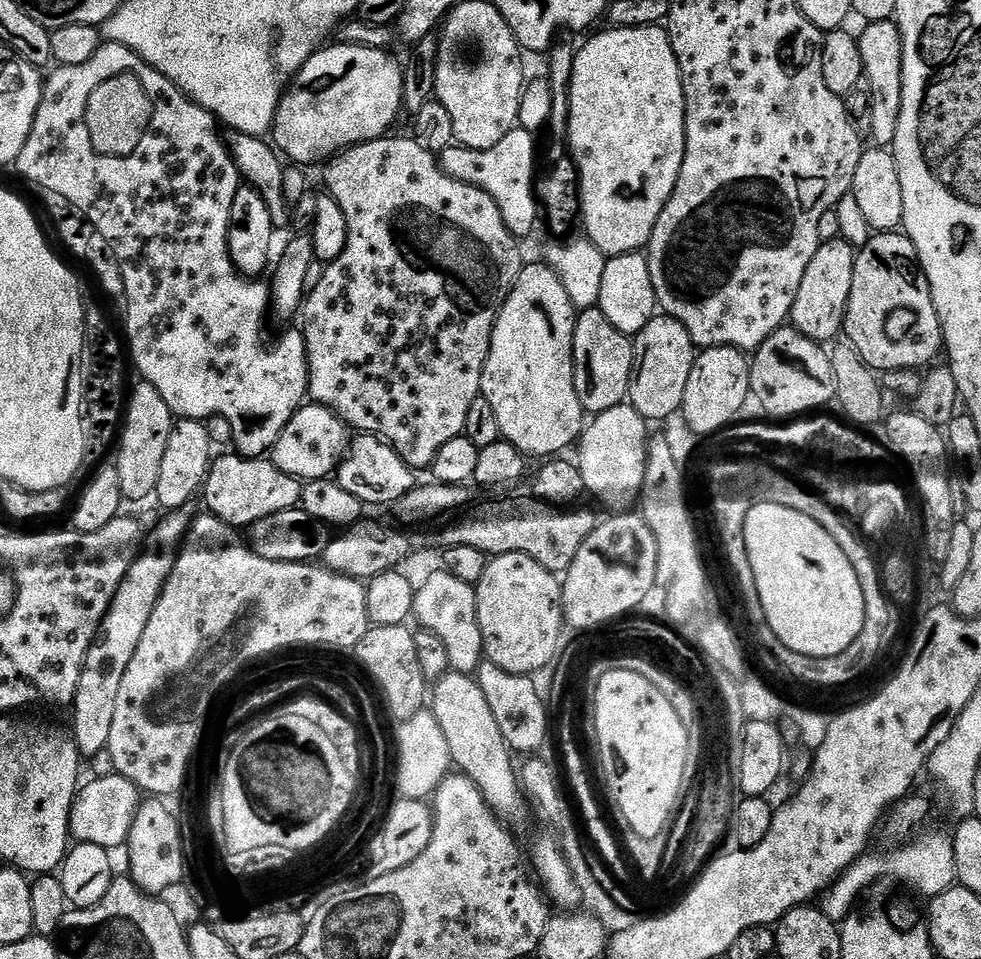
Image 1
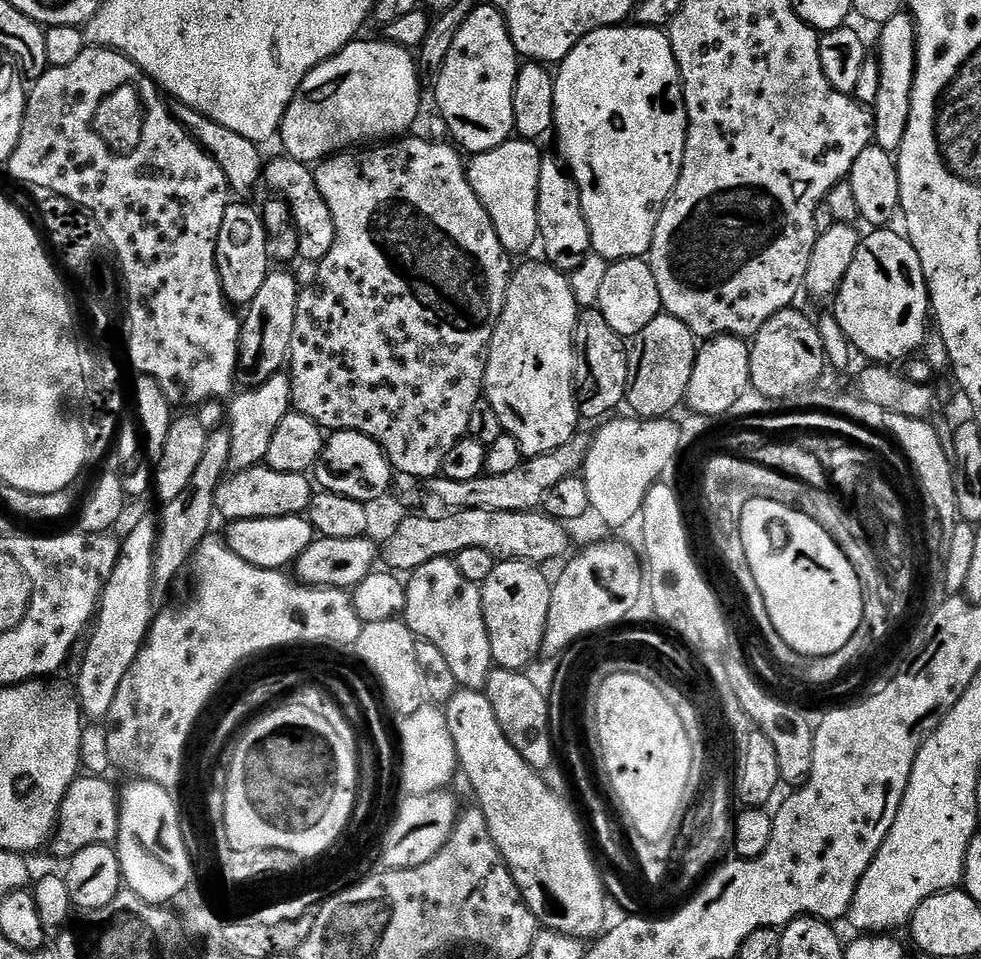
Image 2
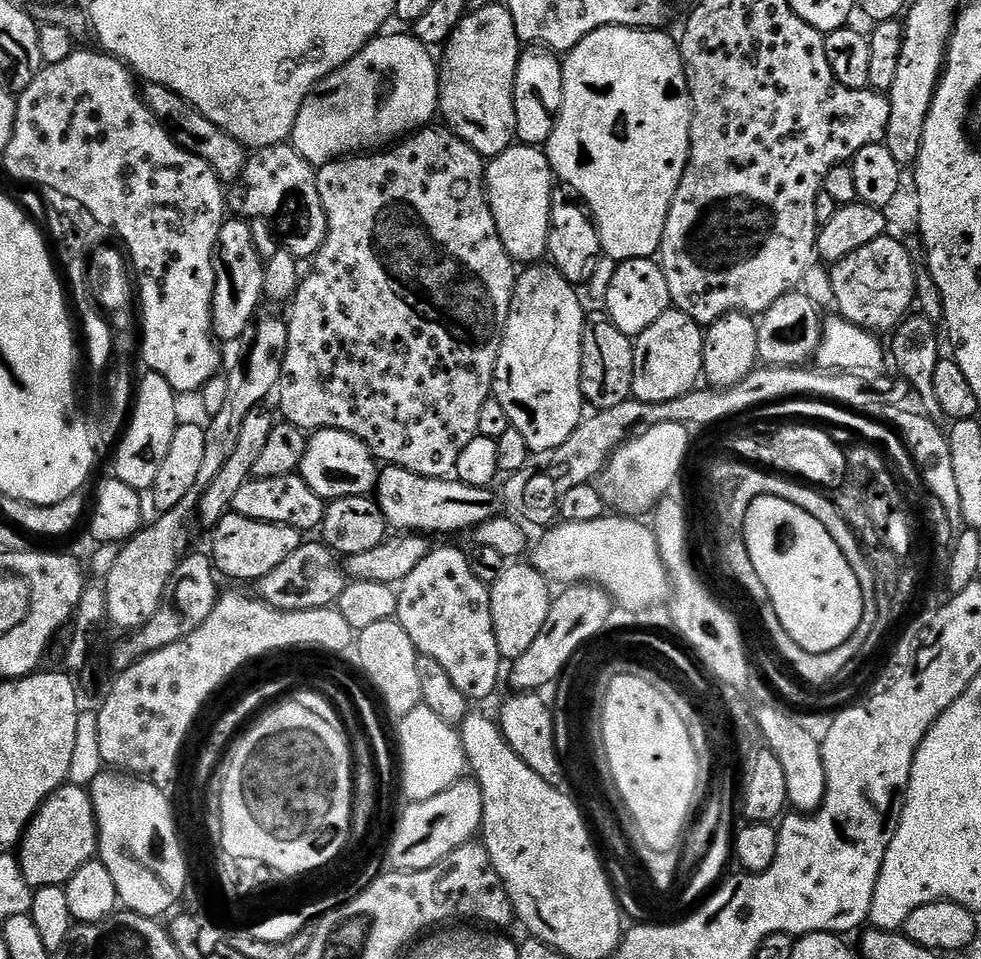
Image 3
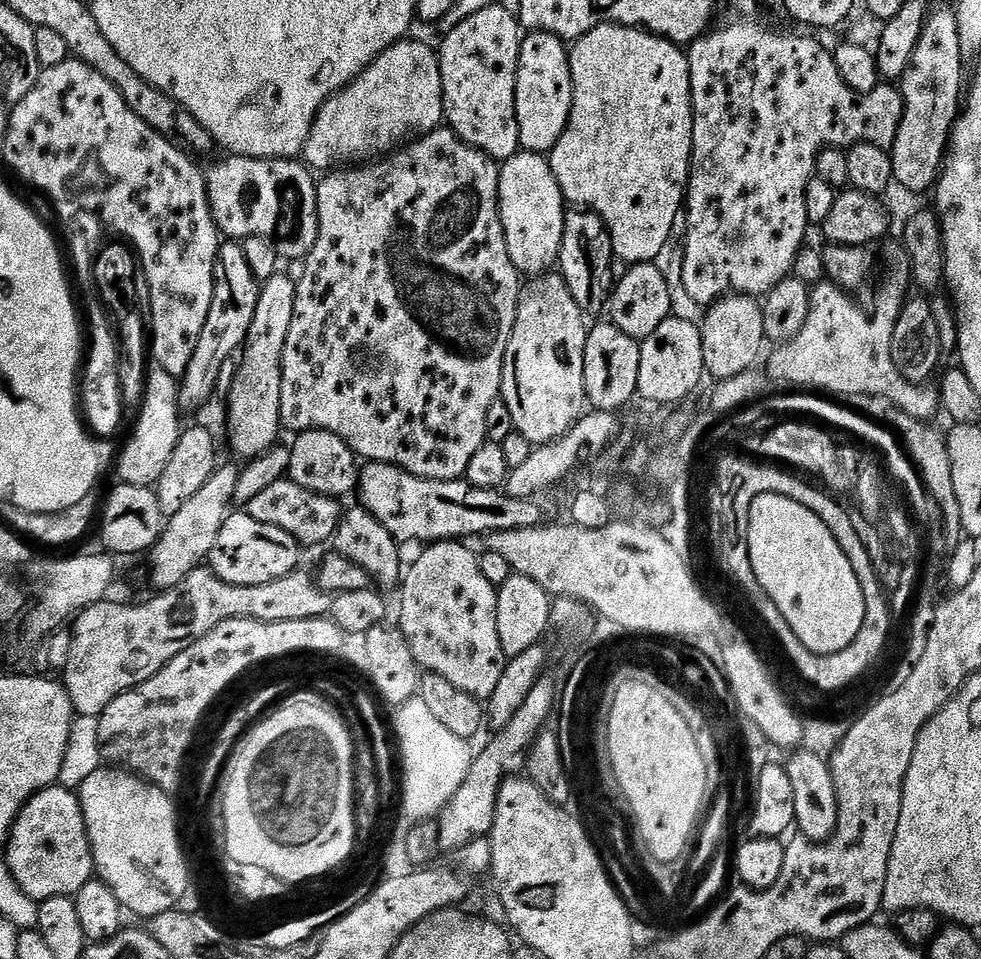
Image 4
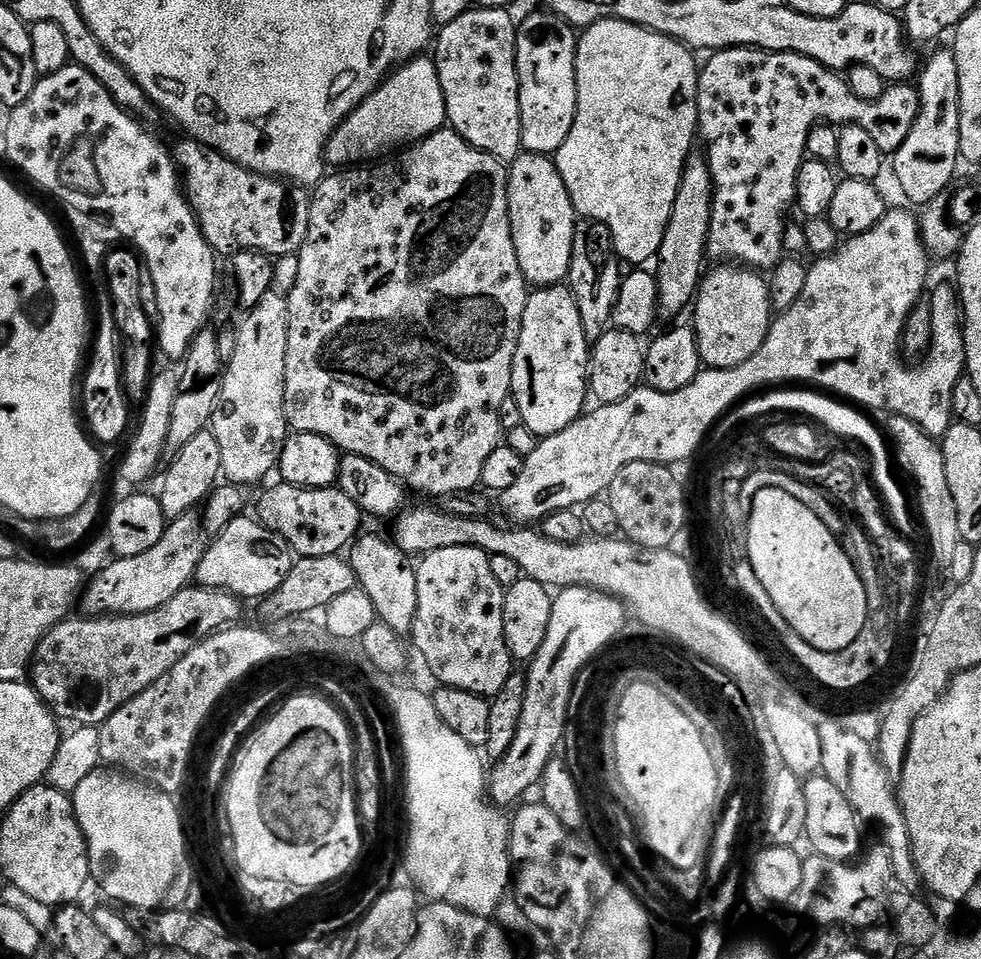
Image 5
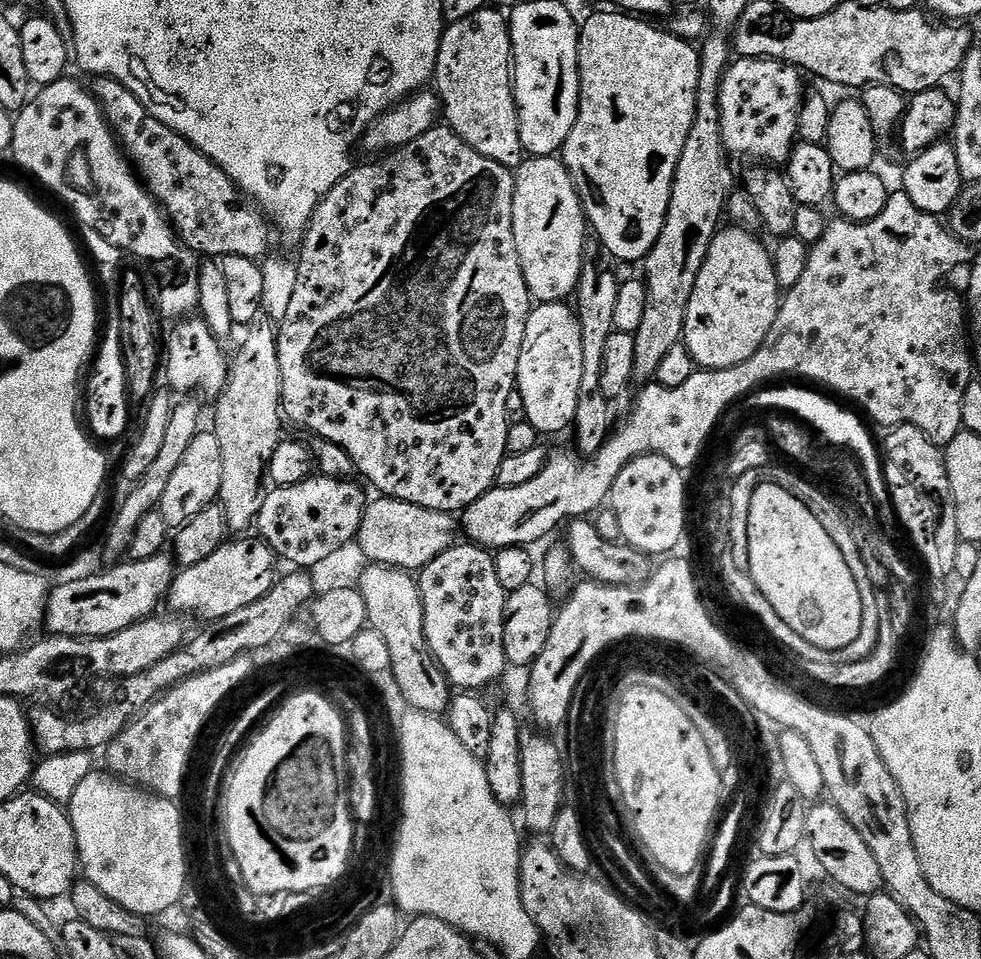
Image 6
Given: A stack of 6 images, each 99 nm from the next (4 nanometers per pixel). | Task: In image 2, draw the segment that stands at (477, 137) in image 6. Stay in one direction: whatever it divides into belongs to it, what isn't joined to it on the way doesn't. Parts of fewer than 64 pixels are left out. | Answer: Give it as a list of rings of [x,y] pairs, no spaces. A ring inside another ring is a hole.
[[[481,3],[462,22],[458,34],[454,34],[450,54],[446,54],[446,62],[434,81],[436,104],[444,115],[444,124],[453,136],[451,139],[465,153],[489,152],[513,135],[517,71],[516,47],[508,33],[504,13],[491,3]]]

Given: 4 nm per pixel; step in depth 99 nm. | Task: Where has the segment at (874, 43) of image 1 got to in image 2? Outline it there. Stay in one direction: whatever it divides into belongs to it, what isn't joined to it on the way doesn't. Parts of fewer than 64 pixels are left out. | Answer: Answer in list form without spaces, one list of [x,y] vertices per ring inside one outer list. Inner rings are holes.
[[[901,10],[898,14],[894,14],[894,18],[890,18],[890,22],[883,24],[879,32],[878,63],[882,82],[878,85],[878,98],[874,105],[876,125],[874,144],[875,147],[896,154],[899,153],[906,134],[906,126],[910,122],[912,91],[916,77],[916,21],[907,11]]]

